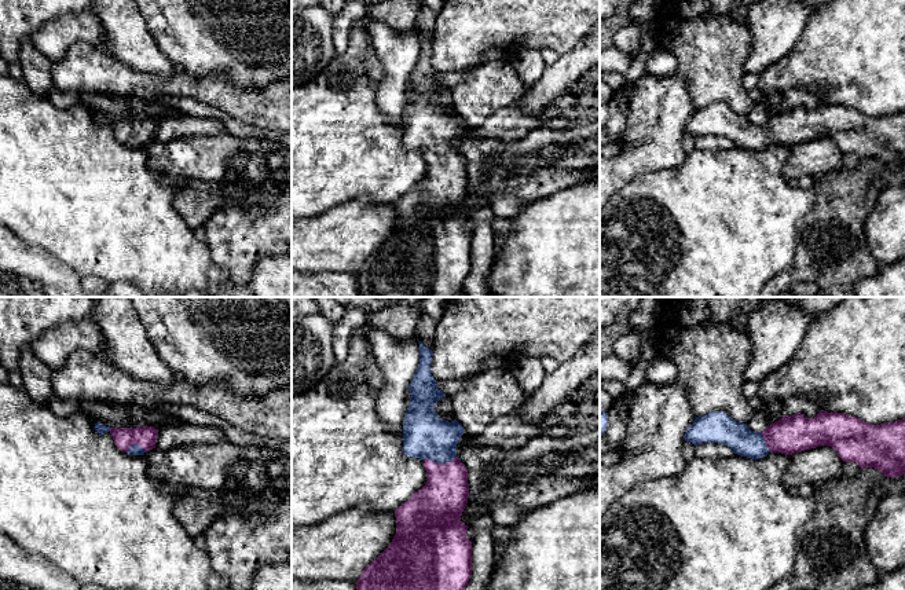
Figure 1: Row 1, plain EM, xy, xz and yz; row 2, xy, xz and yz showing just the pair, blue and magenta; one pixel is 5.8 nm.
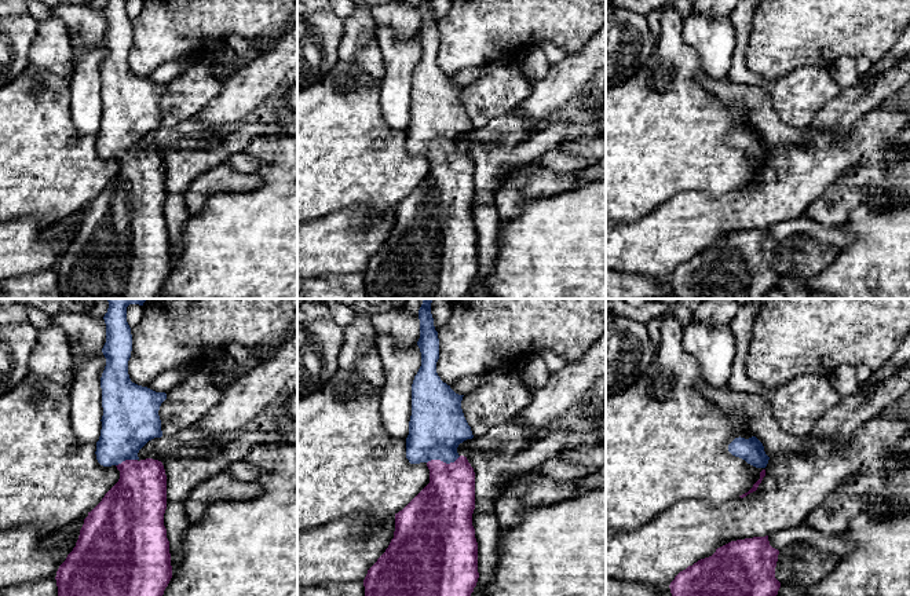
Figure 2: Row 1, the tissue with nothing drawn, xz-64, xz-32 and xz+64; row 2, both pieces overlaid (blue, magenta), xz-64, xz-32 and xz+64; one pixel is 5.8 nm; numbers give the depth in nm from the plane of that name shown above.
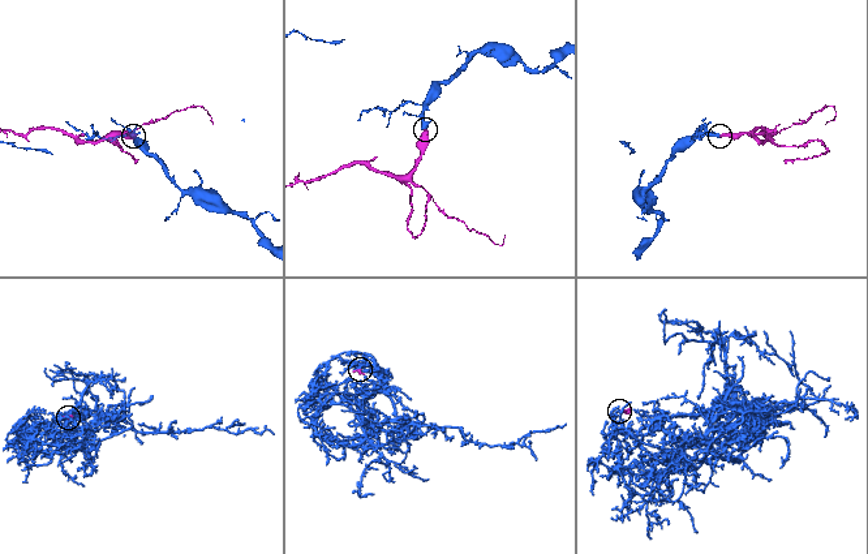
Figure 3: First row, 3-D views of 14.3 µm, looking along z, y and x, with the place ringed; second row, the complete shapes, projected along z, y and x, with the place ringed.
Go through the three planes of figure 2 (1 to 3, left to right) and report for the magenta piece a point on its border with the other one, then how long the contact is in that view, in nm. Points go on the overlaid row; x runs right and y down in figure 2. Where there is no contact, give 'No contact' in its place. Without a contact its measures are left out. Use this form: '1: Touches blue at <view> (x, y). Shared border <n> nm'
1: Touches blue at xz-64 (125, 459). Shared border 130 nm
2: Touches blue at xz-32 (443, 461). Shared border 200 nm
3: No contact

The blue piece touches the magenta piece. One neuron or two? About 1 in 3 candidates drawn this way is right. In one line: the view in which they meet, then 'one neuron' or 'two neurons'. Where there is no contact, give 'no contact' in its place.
meets blue in xz; one neuron

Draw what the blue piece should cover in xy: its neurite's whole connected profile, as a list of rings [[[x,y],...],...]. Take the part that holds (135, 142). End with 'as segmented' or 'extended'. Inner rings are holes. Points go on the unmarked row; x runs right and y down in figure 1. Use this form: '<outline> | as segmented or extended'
[[[96,114],[95,122],[99,127],[110,124],[116,138],[131,147],[144,147],[147,143],[155,140],[158,128],[158,121],[154,118],[109,120]]] | extended

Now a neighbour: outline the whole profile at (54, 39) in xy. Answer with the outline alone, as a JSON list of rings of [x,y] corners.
[[[87,10],[81,14],[65,14],[44,23],[30,41],[52,63],[62,61],[69,48],[78,43],[100,47],[103,30],[99,18]]]

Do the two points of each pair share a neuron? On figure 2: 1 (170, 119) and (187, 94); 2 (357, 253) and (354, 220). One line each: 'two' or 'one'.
1: one
2: one

